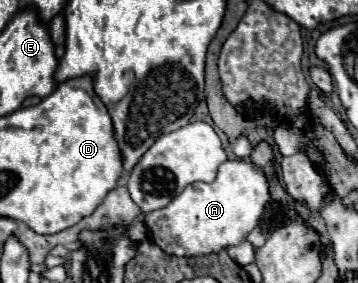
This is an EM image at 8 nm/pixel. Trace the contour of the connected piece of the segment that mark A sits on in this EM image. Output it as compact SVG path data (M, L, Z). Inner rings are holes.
M227 160L221 164L217 178L211 184L207 182L189 184L165 208L149 212L145 216L145 224L151 232L153 242L163 252L169 252L173 256L203 256L209 252L225 250L227 246L241 244L247 238L247 234L259 224L267 202L269 202L269 184L267 184L267 176L263 174L263 170L251 160Z

